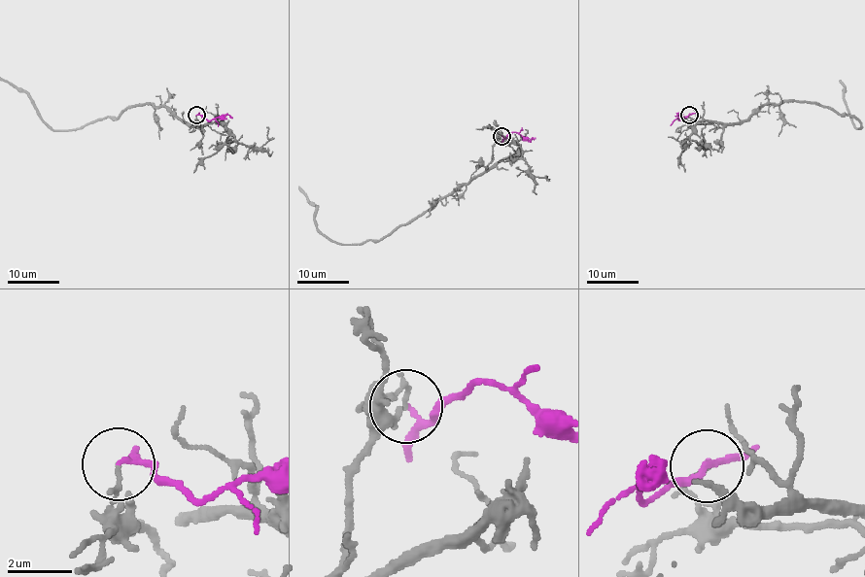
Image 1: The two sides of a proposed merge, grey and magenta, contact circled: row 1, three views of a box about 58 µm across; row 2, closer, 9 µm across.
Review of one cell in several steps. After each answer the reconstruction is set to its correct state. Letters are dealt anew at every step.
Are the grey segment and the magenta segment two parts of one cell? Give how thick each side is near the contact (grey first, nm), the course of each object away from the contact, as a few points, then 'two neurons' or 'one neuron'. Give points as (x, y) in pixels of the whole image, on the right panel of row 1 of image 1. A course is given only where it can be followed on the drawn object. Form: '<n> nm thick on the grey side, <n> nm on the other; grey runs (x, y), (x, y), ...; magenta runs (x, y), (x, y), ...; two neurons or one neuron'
70 nm thick on the grey side, 110 nm on the other; magenta runs (688, 115), (679, 119), (680, 114), (677, 113), (674, 116); two neurons

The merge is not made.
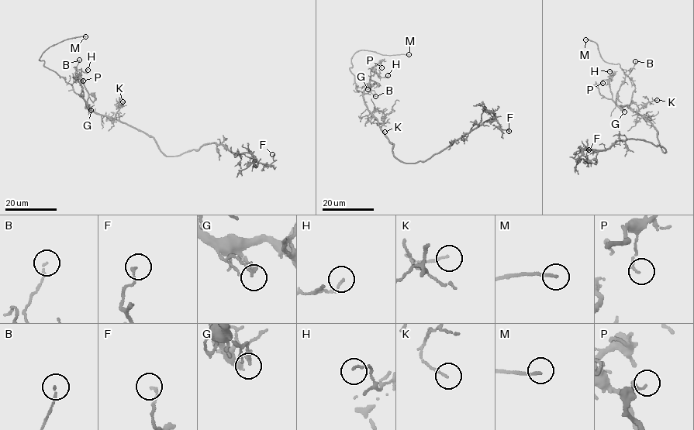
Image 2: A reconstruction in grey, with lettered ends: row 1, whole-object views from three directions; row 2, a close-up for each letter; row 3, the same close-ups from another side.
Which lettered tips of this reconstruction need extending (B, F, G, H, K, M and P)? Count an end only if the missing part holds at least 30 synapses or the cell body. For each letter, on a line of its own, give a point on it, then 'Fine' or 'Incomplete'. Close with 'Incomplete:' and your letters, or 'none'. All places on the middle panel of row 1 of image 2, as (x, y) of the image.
B: Place: (375, 96). Fine
F: Place: (509, 131). Fine
G: Place: (367, 89). Fine
H: Place: (388, 75). Fine
K: Place: (384, 132). Fine
M: Place: (409, 54). Incomplete
P: Place: (381, 67). Fine
Incomplete: M

